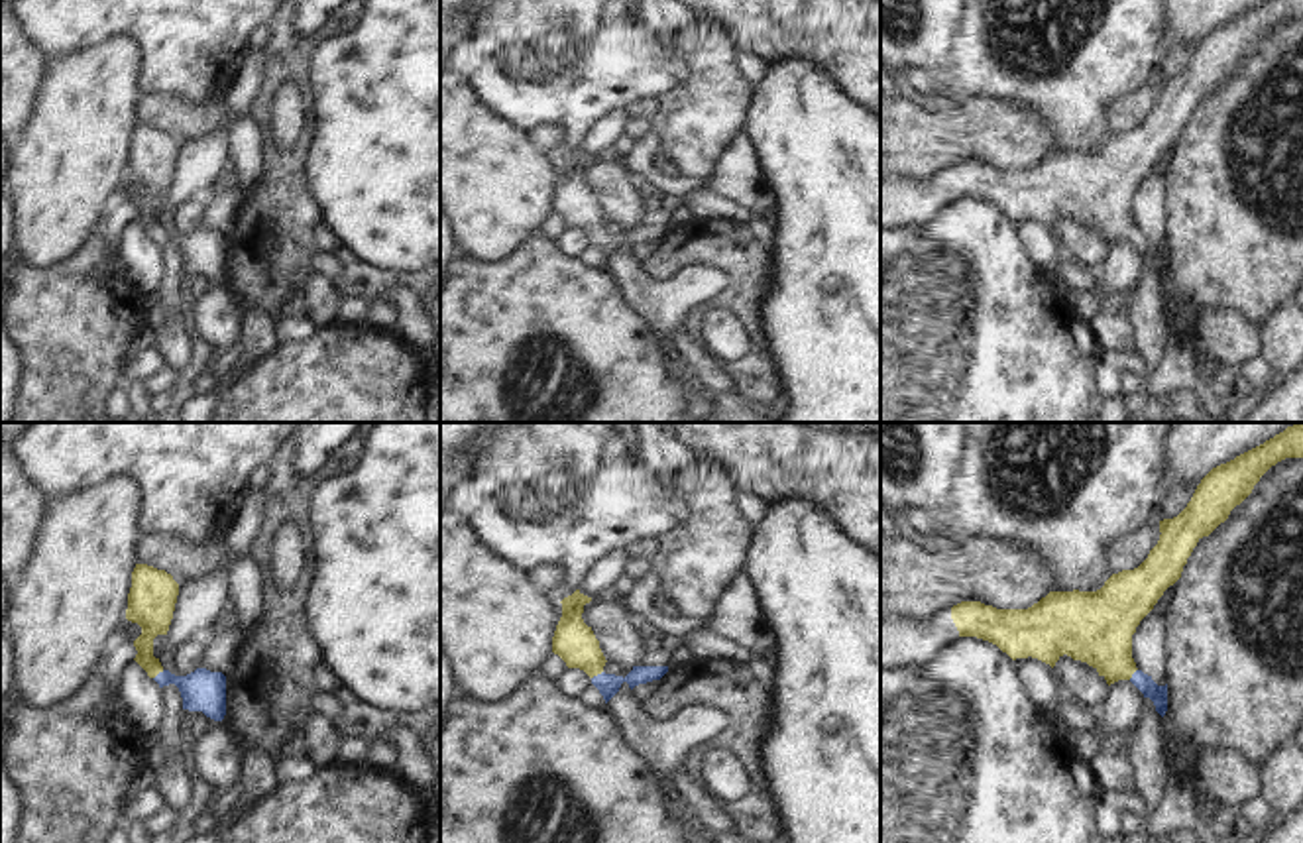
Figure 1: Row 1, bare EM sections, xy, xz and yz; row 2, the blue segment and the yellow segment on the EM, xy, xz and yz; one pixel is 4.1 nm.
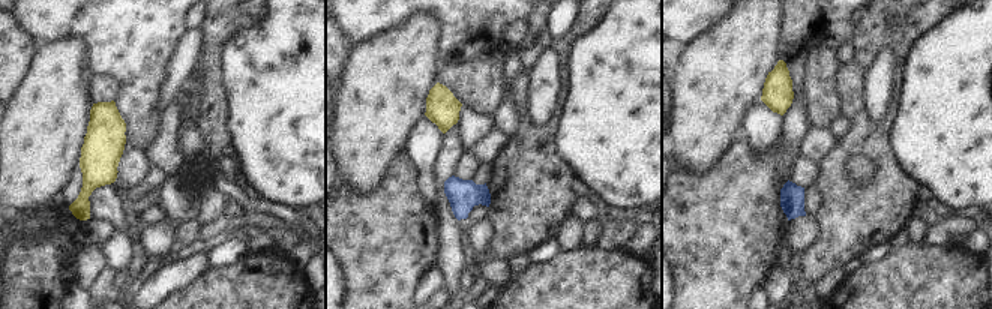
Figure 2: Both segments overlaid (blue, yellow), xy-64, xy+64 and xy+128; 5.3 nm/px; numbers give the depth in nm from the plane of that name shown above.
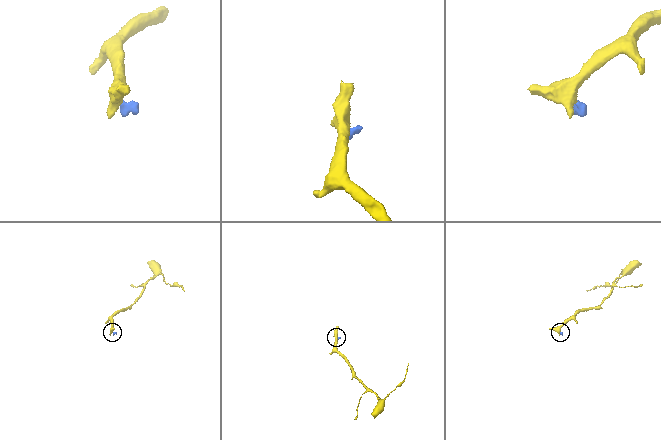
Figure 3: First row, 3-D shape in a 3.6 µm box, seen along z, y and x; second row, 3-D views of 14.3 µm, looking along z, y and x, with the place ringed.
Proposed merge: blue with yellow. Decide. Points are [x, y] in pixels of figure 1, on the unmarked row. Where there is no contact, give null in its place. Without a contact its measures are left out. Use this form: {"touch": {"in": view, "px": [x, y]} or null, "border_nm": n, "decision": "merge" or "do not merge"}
{"touch": {"in": "xz", "px": [598, 234]}, "border_nm": 60, "decision": "merge"}

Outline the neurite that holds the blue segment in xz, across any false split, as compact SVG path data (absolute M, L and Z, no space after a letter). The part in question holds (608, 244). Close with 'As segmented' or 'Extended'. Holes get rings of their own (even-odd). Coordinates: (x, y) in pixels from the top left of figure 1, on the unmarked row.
M580 149L560 161L562 177L552 197L552 212L558 214L568 228L584 230L605 263L619 252L623 242L633 250L639 244L660 240L668 232L668 226L633 226L625 238L603 232L607 220L599 208L599 200L582 179L584 165L590 161L592 157Z. Extended

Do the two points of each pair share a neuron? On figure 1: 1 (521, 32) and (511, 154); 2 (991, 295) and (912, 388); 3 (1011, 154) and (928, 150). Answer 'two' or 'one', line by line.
1: two
2: one
3: one

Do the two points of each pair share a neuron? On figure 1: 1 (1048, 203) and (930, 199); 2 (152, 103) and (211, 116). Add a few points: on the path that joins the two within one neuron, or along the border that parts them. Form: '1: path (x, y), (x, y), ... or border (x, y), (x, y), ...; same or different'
1: path (1019, 191), (999, 185), (960, 185); same
2: path (166, 111), (179, 116), (197, 116); same

